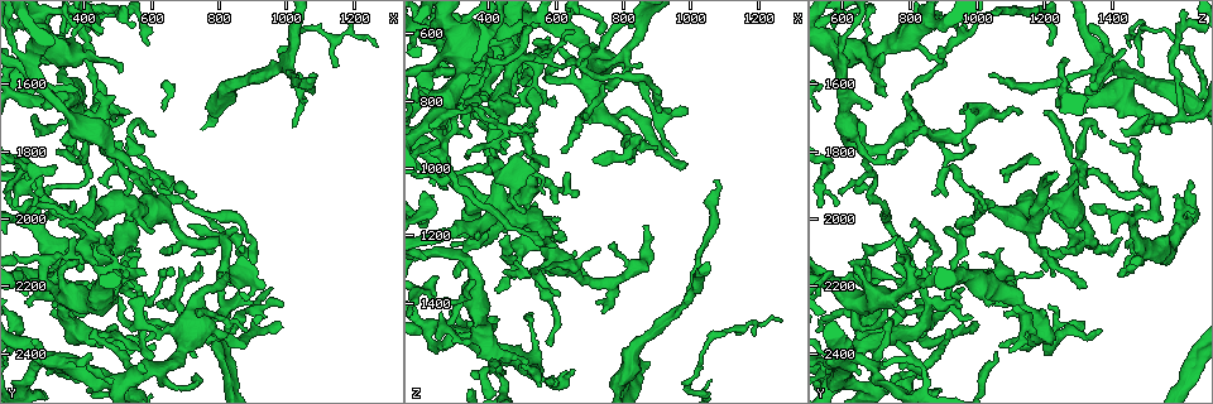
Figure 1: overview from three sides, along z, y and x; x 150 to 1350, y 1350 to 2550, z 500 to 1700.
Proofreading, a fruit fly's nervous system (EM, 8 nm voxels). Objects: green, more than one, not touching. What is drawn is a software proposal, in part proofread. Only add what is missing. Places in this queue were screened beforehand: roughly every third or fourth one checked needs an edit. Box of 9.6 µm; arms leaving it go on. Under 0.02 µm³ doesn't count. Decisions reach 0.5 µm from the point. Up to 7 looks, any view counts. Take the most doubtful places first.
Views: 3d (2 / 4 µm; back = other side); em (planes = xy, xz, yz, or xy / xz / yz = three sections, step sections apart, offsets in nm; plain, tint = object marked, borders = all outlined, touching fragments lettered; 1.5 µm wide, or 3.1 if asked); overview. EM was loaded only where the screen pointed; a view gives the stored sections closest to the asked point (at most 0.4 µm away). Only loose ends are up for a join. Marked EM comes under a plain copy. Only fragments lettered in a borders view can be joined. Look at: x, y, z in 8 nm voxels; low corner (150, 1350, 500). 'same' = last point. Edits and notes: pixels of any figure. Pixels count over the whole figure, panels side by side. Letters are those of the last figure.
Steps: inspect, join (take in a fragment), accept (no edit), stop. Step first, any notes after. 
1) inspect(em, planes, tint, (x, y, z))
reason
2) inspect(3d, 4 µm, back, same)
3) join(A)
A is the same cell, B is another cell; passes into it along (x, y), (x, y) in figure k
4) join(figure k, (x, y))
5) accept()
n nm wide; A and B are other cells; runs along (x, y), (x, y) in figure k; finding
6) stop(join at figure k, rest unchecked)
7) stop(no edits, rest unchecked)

inspect(3d, 4 µm, (1260, 1490, 1450))
thin end

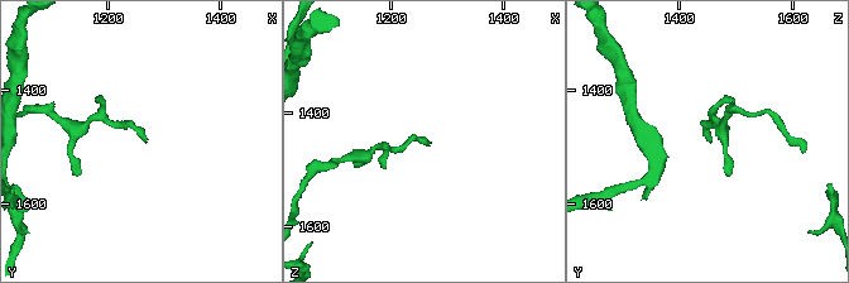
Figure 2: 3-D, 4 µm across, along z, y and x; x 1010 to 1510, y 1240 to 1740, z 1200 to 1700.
inspect(em, planes, borders, (1270, 1490, 1455))
now the EM

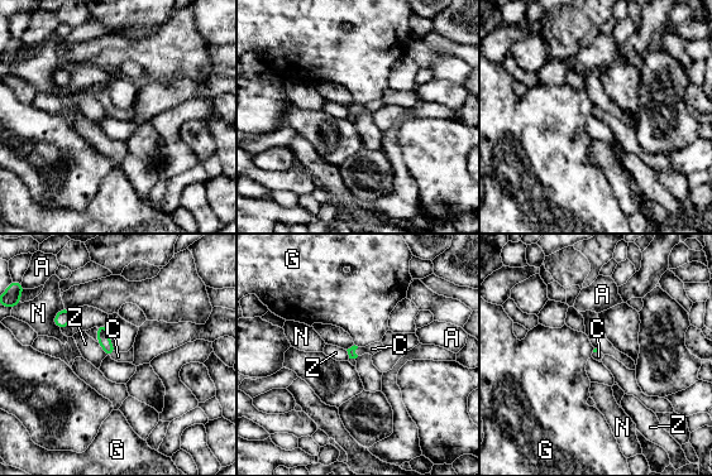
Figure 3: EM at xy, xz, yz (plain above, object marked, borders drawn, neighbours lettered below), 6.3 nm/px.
join(C)
N touches over 150 nm; C is the same cell, A, G, N and Z are other cells; the neuron continues

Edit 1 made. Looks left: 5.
inspect(overview)
redraw

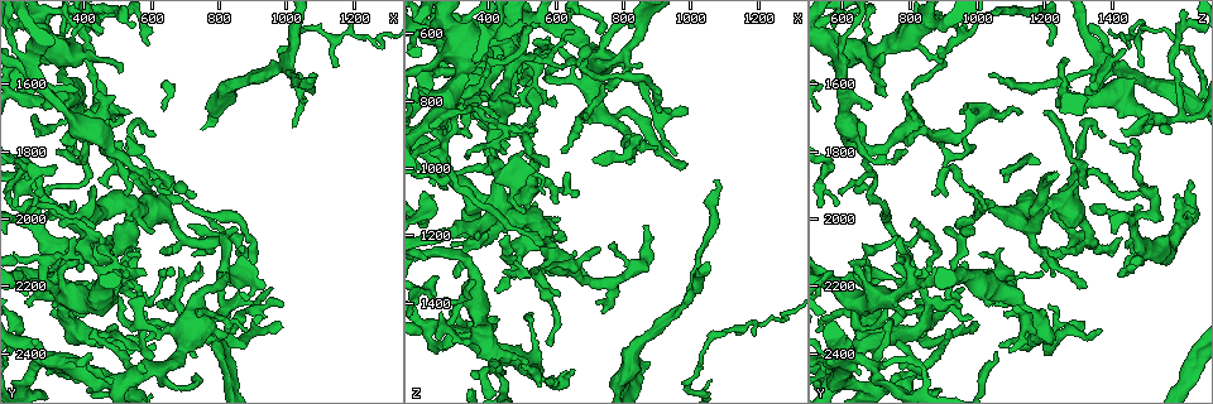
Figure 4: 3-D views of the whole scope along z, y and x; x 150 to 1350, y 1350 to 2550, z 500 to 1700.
inspect(em, planes, tint, (600, 1890, 1640))
branch stops here

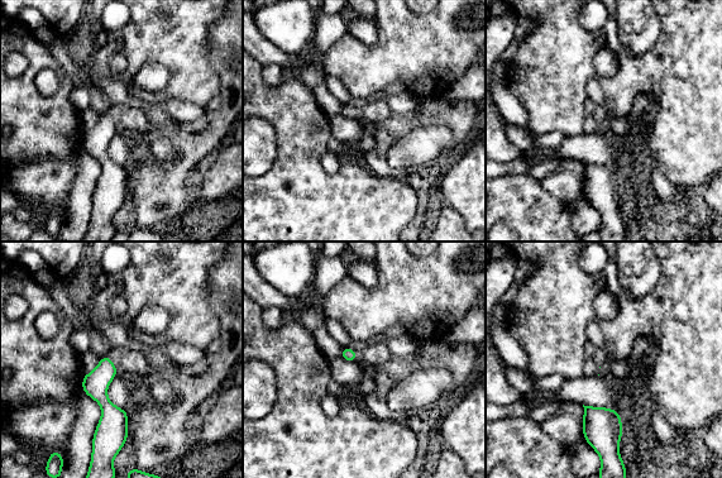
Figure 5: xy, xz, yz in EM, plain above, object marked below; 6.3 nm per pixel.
inspect(em, planes, borders, same)

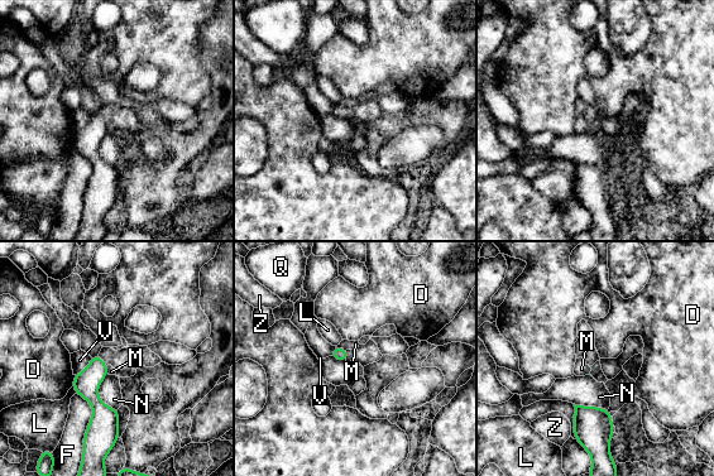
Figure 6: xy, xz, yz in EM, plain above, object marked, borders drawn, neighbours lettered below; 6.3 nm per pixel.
accept()
D, F, L, M, N, Q, V and Z are other cells; border along (336, 346), (345, 350) in figure 6; none of them fits

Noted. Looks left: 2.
inspect(3d, 4 µm, (950, 2210, 960))
tapers out

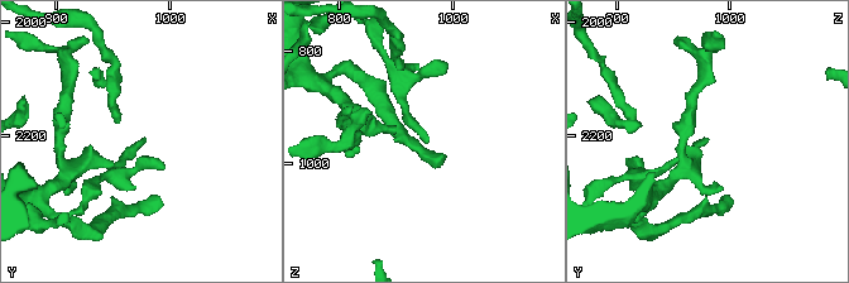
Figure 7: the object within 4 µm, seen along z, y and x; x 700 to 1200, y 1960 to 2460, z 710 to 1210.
inspect(em, planes, borders, (960, 2200, 955))
now the EM

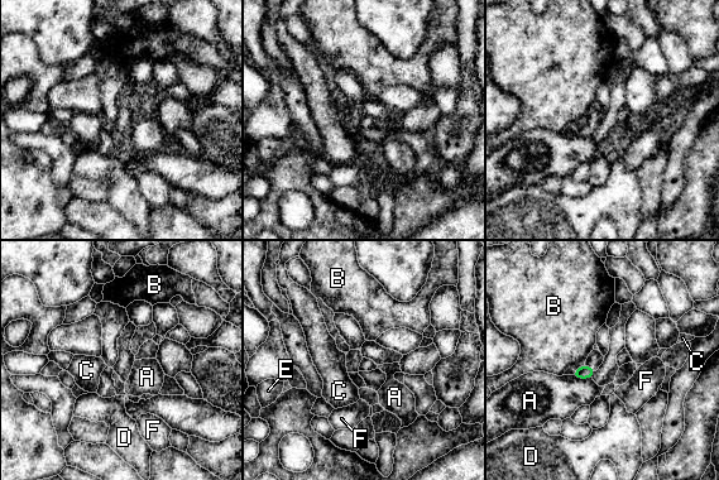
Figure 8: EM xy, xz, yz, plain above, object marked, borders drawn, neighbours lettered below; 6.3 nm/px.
accept()
A, B, C, D, E and F are other cells; border along (584, 363), (570, 374) in figure 8; none of them fits

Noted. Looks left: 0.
stop(join at figure 3, rest unchecked)

